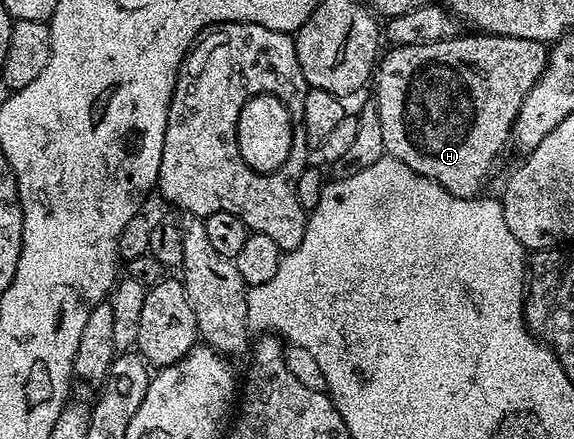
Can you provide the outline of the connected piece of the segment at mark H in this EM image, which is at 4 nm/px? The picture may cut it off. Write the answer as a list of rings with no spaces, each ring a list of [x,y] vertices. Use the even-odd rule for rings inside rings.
[[[468,32],[468,35],[466,34],[451,38],[450,40],[435,42],[434,44],[398,46],[389,49],[389,54],[386,55],[387,53],[385,53],[379,59],[374,71],[374,86],[376,82],[374,105],[378,116],[382,120],[382,140],[384,141],[387,157],[398,160],[402,164],[406,164],[406,168],[410,168],[414,172],[434,180],[442,188],[446,188],[446,192],[450,192],[454,196],[475,198],[483,191],[480,189],[487,184],[488,177],[492,174],[492,165],[499,160],[500,153],[507,148],[508,142],[510,146],[510,139],[513,137],[512,126],[516,123],[516,117],[522,108],[522,100],[526,100],[530,88],[534,88],[534,84],[542,76],[542,72],[548,63],[549,47],[542,42],[522,40],[514,36],[498,36],[497,34],[485,34],[483,32]]]

